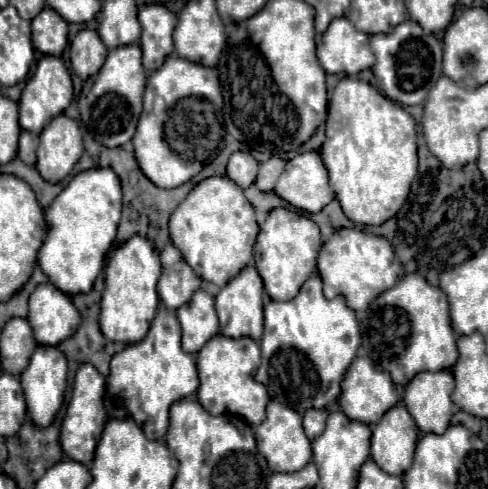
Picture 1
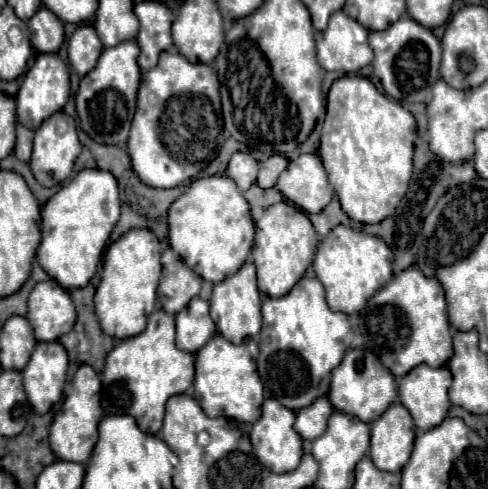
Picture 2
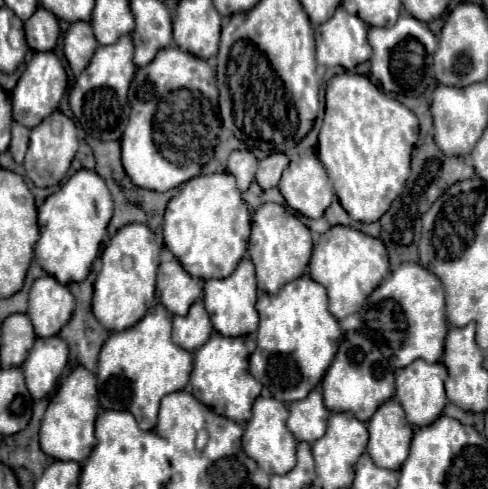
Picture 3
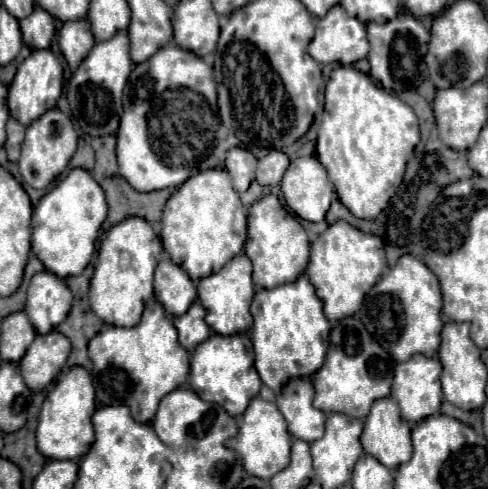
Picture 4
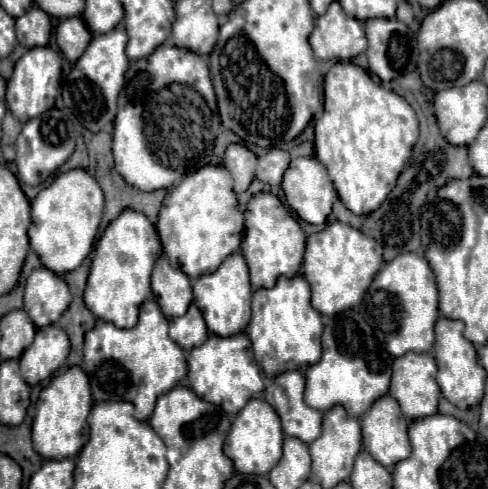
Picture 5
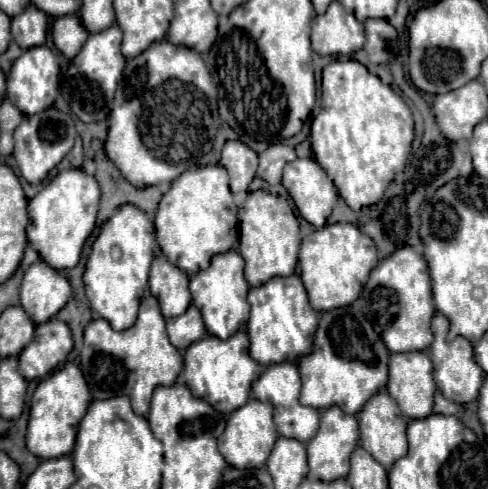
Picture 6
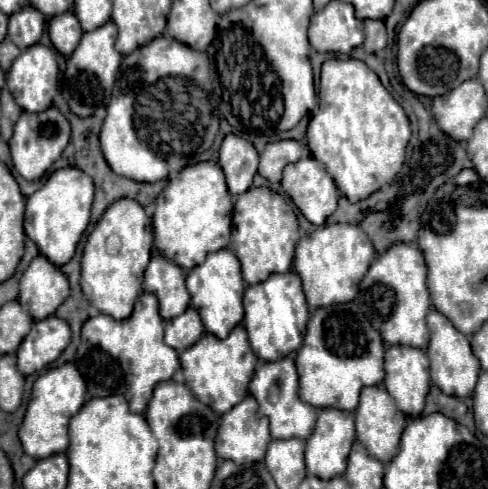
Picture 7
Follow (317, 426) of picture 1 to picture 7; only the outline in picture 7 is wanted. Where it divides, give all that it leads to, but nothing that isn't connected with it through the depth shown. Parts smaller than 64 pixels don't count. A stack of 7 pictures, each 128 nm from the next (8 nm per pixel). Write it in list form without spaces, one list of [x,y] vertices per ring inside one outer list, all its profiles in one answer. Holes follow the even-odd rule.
[[[290,356],[276,360],[276,362],[260,364],[250,382],[250,394],[260,404],[260,416],[270,418],[272,438],[302,438],[302,440],[306,440],[312,434],[312,428],[316,424],[316,410],[298,398],[298,374],[296,374],[294,360]]]

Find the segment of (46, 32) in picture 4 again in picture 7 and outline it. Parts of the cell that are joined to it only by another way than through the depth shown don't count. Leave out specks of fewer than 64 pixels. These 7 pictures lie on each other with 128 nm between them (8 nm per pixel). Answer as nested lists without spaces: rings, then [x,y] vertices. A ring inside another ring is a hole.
[[[26,6],[20,12],[10,16],[10,24],[8,24],[8,38],[20,48],[30,48],[32,44],[36,44],[44,32],[44,22],[46,18],[40,16],[40,12],[36,12],[36,8]]]

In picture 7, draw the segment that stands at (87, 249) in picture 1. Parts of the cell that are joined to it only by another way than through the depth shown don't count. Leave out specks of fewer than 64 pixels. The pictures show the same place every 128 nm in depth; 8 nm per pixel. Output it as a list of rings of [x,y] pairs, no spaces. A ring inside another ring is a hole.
[[[70,166],[52,172],[48,182],[34,192],[26,202],[26,236],[38,246],[42,256],[48,256],[52,264],[64,266],[76,252],[76,244],[90,224],[90,208],[94,200],[94,182],[80,168]]]

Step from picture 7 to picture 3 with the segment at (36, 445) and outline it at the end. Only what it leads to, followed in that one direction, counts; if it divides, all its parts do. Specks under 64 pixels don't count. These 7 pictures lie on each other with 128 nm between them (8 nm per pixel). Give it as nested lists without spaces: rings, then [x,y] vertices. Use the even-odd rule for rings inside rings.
[[[78,366],[70,372],[70,376],[60,384],[56,396],[50,400],[48,410],[42,420],[40,428],[40,446],[42,450],[56,458],[56,460],[74,460],[84,462],[92,448],[96,446],[94,436],[94,420],[98,416],[98,390],[96,390],[96,376]]]

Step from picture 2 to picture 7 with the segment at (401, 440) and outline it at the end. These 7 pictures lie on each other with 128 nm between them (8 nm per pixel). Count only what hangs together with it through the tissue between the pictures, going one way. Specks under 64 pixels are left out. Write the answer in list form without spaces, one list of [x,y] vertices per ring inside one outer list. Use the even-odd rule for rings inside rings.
[[[382,384],[364,388],[354,416],[356,416],[356,436],[358,436],[360,444],[364,444],[364,448],[368,448],[368,456],[376,456],[376,460],[388,464],[398,452],[400,436],[404,430],[404,418],[406,418],[396,408],[396,402],[392,400],[392,396],[388,396],[388,392]]]

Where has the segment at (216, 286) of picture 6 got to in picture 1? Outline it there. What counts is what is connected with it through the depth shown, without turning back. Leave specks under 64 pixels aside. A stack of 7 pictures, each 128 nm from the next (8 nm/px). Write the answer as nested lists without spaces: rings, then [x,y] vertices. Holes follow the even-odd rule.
[[[250,264],[234,280],[230,280],[216,296],[216,312],[218,312],[218,320],[220,320],[220,332],[230,338],[248,336],[258,342],[262,338],[262,330],[264,330],[262,296],[264,296],[264,282],[262,282],[256,266]]]

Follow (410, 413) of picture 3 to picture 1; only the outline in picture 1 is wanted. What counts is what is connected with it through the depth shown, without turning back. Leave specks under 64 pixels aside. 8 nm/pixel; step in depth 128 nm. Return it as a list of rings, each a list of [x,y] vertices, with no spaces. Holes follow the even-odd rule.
[[[450,370],[442,372],[420,372],[416,374],[404,388],[404,404],[408,412],[412,412],[412,418],[416,420],[416,426],[426,434],[426,432],[436,432],[444,434],[446,428],[450,426],[452,418],[452,394],[454,388],[454,376]]]

